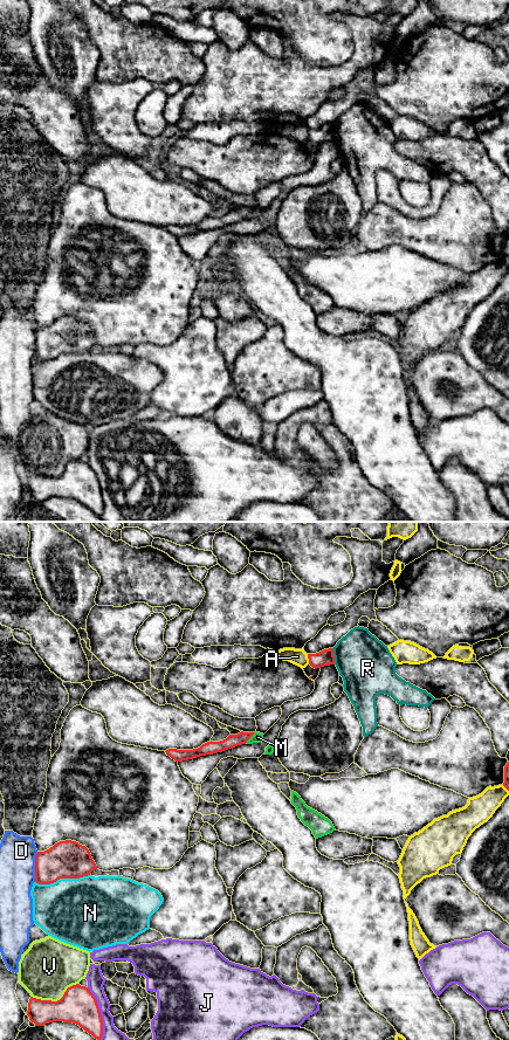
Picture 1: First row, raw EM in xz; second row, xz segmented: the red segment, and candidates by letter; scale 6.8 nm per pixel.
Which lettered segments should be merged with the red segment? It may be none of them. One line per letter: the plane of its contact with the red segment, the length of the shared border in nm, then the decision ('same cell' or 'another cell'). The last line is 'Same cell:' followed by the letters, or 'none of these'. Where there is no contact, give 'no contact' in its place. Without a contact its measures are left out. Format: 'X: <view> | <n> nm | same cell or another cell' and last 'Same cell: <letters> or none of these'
A: xz | 70 nm | another cell
D: xz | 200 nm | another cell
J: xz | 380 nm | another cell
M: xz | 100 nm | another cell
N: xz | 380 nm | another cell
R: xz | 110 nm | another cell
V: xz | 340 nm | another cell
Same cell: none of these

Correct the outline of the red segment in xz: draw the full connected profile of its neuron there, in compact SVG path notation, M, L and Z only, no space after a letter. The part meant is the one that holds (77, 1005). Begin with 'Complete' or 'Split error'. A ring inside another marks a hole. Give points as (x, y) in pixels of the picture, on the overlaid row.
Complete. M80 984L68 987L57 1001L30 997L27 1015L35 1026L54 1021L73 1022L97 1040L103 1035L103 1021L97 1000L88 987Z

